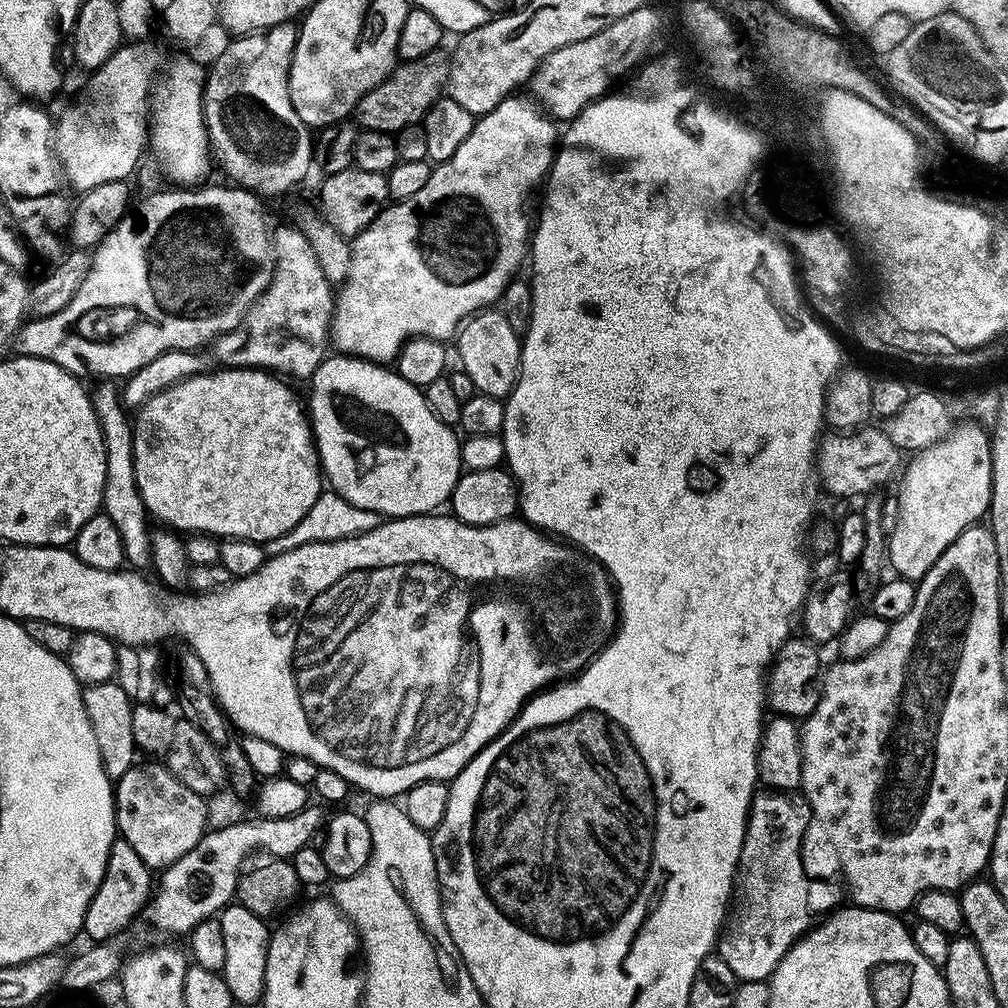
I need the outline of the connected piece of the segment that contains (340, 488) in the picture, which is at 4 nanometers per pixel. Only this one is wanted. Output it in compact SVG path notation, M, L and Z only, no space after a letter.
M343 354L329 355L314 370L310 378L308 388L308 404L306 400L306 416L310 421L310 431L316 446L318 463L322 469L323 479L327 487L333 492L337 492L346 502L358 506L362 510L374 510L381 518L399 518L402 516L427 516L449 503L452 498L452 491L462 475L462 465L460 463L461 437L456 437L453 425L444 424L434 414L432 407L428 405L427 395L421 389L416 388L406 378L402 378L400 373L391 367L376 364L372 360L361 360L359 356L345 356Z

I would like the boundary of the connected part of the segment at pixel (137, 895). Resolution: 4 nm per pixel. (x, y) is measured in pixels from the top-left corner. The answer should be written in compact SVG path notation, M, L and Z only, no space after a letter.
M118 838L112 844L112 853L106 866L106 874L90 902L90 906L84 915L83 935L92 942L108 942L131 922L132 916L141 915L142 909L147 905L154 892L153 869L138 858L134 846L122 838Z

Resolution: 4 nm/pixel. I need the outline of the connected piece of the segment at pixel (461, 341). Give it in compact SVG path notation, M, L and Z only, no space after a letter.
M481 310L461 327L454 345L460 351L462 371L474 382L477 393L507 397L520 372L521 337L516 336L500 310Z

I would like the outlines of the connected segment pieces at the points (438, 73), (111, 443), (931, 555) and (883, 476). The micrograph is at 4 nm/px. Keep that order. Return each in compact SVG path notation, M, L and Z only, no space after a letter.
M437 50L425 56L422 60L401 63L393 68L388 79L377 88L367 92L358 105L359 123L372 130L383 130L389 134L401 132L406 126L419 124L430 110L433 102L441 99L442 89L448 78L450 63L447 55Z
M119 387L100 388L91 393L92 408L96 411L96 420L102 430L104 453L106 454L106 482L104 483L103 515L118 526L118 534L122 534L124 559L133 569L144 570L152 563L150 535L150 517L144 509L140 491L136 485L134 474L134 458L132 457L132 426L133 421L126 411Z
M960 422L955 425L938 442L934 442L930 446L926 446L925 448L921 448L919 452L915 453L911 457L912 460L903 465L902 475L899 477L900 480L900 489L896 492L896 525L893 528L890 528L890 531L887 533L887 551L886 551L886 564L887 567L892 567L897 577L902 580L911 580L913 582L919 582L923 576L927 574L930 570L930 566L934 566L934 562L940 555L942 554L942 550L946 550L946 546L950 546L953 541L956 540L958 534L964 532L965 528L973 527L977 523L976 520L985 515L988 511L988 502L990 500L990 494L992 493L992 446L991 443L986 441L986 436L979 432L979 427L973 426L968 422Z
M871 426L859 430L845 431L843 434L825 435L819 441L814 464L818 469L818 484L832 496L864 496L875 488L880 488L892 475L895 477L902 468L901 449L890 442L885 431Z

